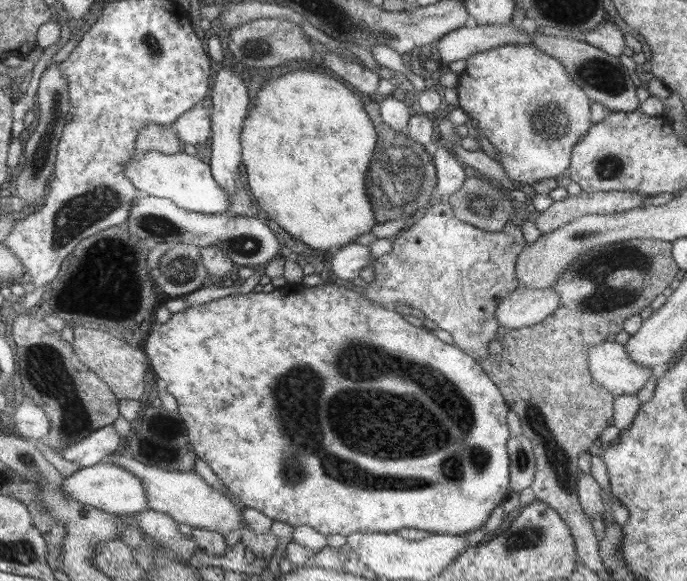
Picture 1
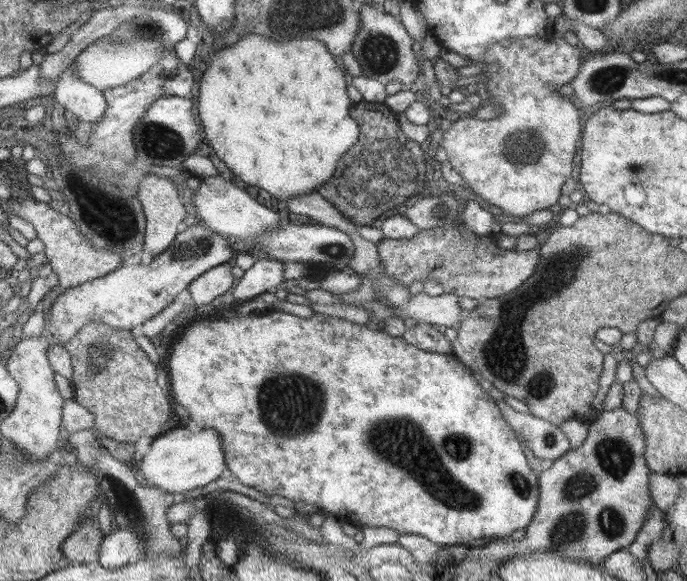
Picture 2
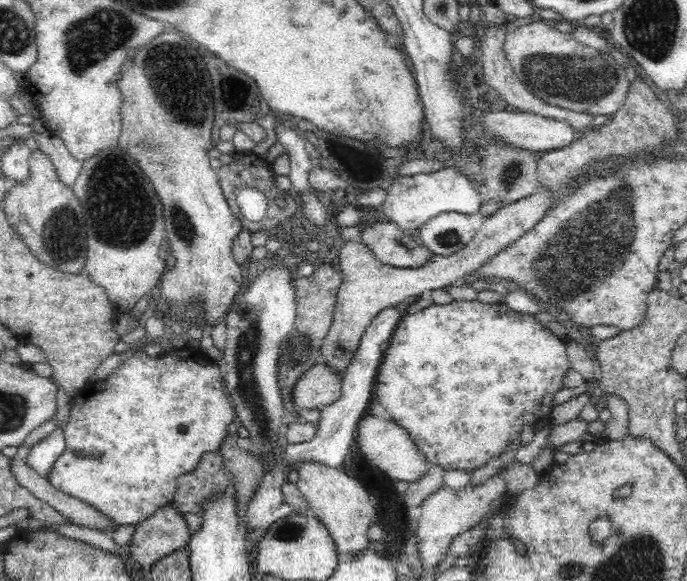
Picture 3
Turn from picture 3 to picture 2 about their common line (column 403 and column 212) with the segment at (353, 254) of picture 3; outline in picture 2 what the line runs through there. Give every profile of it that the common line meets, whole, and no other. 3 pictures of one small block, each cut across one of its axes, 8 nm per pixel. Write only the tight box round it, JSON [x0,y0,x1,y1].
[186,263,233,312]

